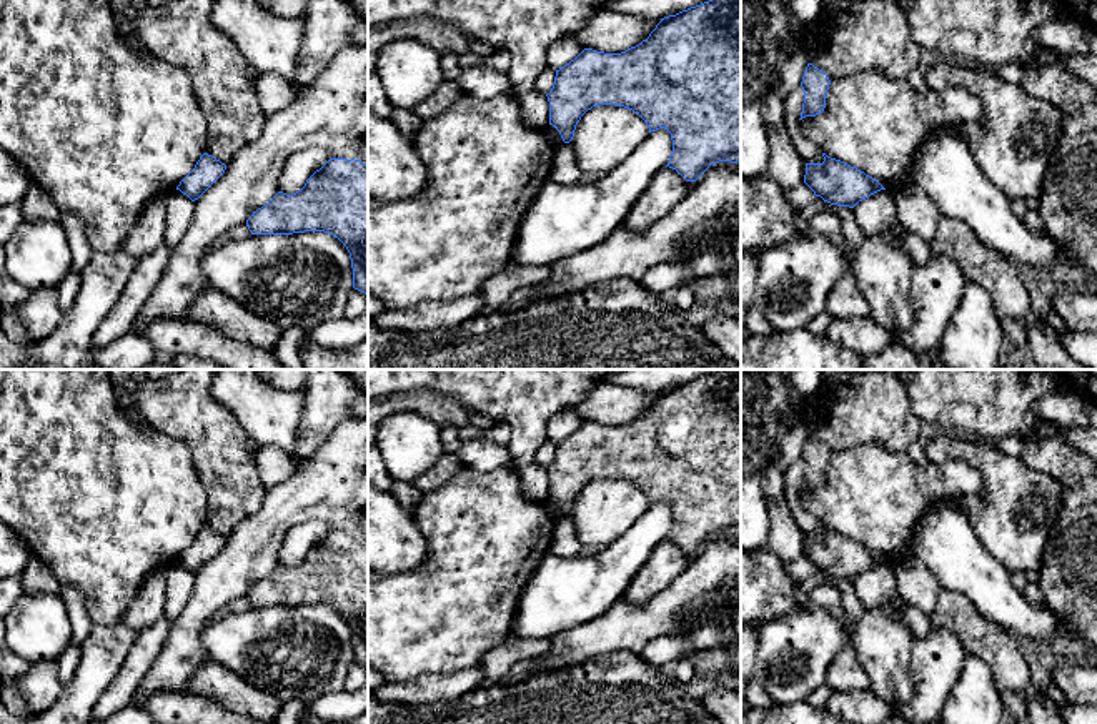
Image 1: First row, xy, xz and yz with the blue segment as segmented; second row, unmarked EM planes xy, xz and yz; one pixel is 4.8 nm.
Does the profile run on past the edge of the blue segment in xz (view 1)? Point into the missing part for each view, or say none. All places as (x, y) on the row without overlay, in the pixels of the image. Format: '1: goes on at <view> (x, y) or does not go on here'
1: does not go on here

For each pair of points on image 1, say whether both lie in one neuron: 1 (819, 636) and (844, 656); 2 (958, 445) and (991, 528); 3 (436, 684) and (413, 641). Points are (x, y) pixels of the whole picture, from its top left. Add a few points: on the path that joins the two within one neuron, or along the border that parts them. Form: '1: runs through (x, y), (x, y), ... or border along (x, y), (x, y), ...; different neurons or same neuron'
1: border along (851, 641), (833, 659), (823, 683); different neurons
2: runs through (979, 460), (992, 473), (992, 506); same neuron
3: border along (470, 666), (460, 671), (423, 673), (393, 683); different neurons

